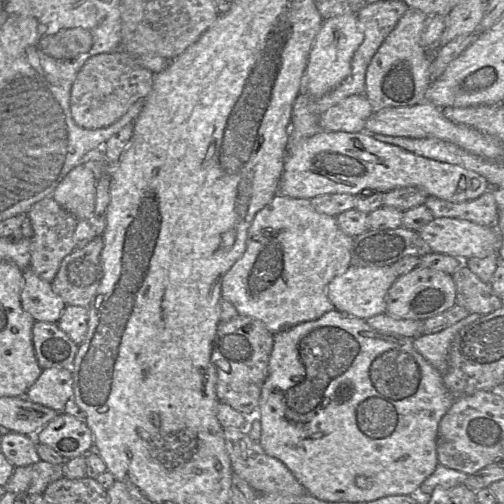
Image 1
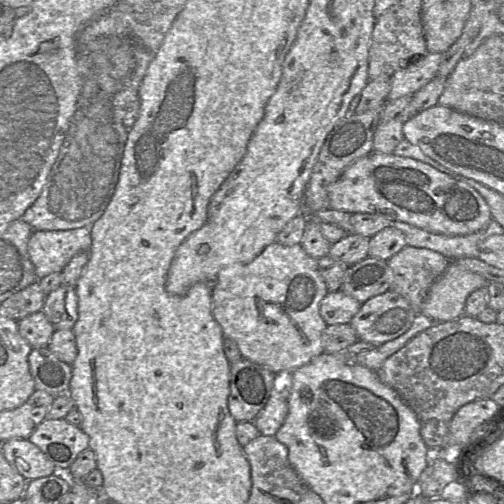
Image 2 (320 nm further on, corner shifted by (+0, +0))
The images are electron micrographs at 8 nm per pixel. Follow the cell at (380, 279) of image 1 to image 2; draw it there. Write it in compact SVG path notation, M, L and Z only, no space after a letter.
M341 290L328 292L321 300L319 313L326 325L350 324L361 303Z

